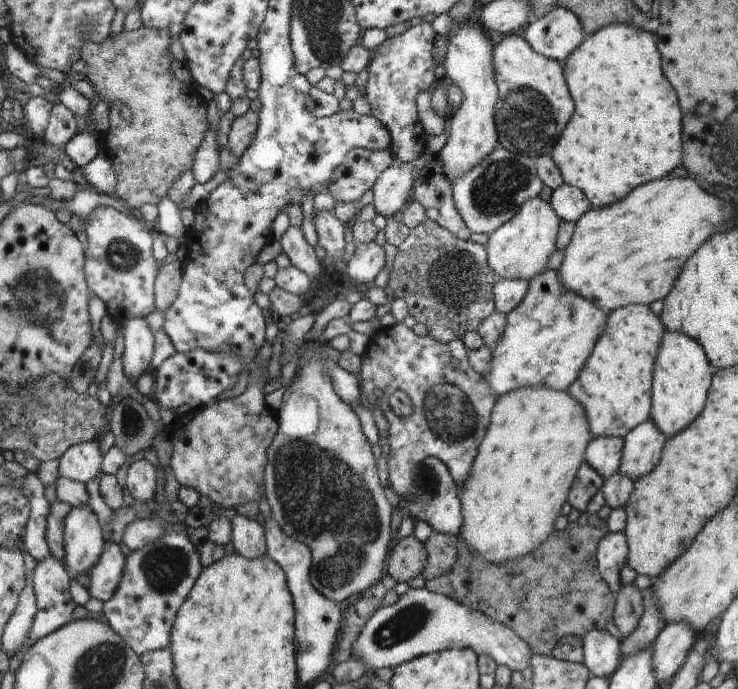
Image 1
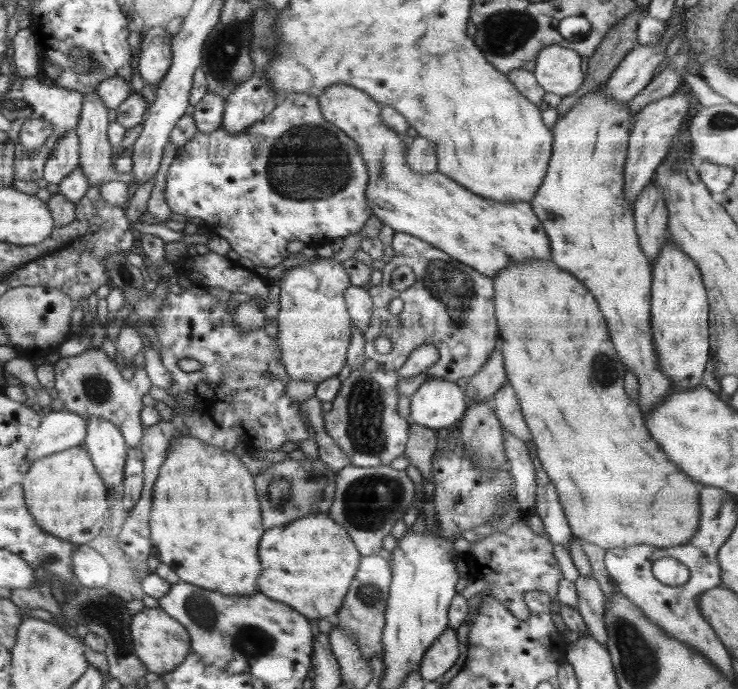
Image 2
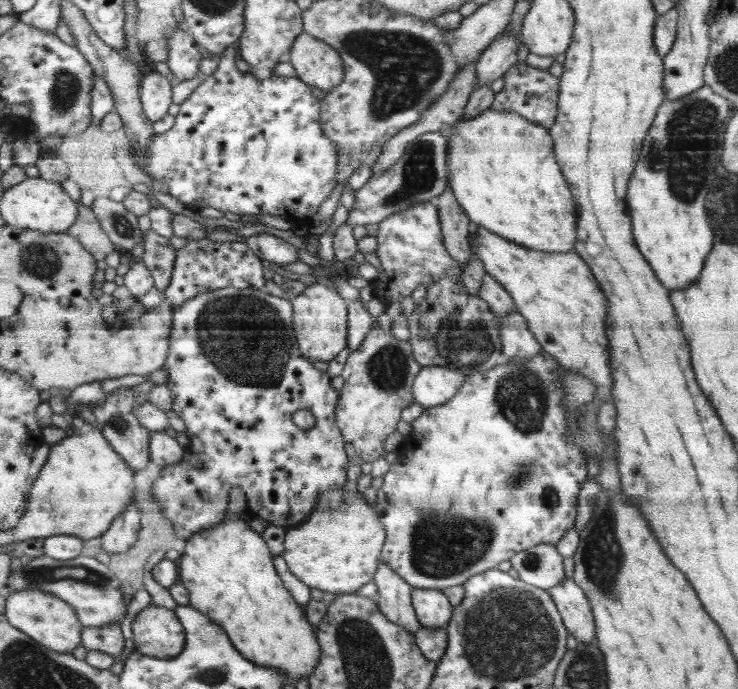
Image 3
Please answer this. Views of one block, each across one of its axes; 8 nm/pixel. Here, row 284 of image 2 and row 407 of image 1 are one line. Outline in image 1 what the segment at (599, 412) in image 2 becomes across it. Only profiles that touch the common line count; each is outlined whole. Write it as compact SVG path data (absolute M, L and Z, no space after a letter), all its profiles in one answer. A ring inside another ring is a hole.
M522 387L498 397L498 408L494 408L478 458L474 459L460 494L464 510L464 528L460 534L488 563L524 558L552 534L554 522L585 460L588 444L594 438L584 410L569 392L548 387Z

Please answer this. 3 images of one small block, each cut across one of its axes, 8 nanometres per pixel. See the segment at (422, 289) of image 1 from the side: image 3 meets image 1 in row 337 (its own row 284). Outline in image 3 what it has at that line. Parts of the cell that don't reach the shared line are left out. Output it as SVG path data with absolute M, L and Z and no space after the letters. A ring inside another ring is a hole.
M440 277L438 281L427 288L426 298L414 307L414 312L408 318L410 342L413 343L414 354L422 366L449 366L459 369L468 376L472 372L482 373L501 363L504 353L504 342L501 338L498 317L493 314L492 307L481 299L478 294L466 290L465 283L454 277Z

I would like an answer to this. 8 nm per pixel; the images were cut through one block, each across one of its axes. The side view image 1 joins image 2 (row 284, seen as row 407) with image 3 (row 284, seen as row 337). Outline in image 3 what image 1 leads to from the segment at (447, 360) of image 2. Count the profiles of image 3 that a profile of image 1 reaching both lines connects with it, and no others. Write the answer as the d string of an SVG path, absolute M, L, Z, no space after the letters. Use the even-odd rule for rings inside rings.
M435 202L414 204L409 210L382 220L378 226L378 250L375 253L380 259L381 269L370 285L374 298L380 300L385 308L394 301L401 303L405 296L412 294L420 285L430 287L440 277L462 278L461 264L449 255L448 248L444 246L440 212Z

